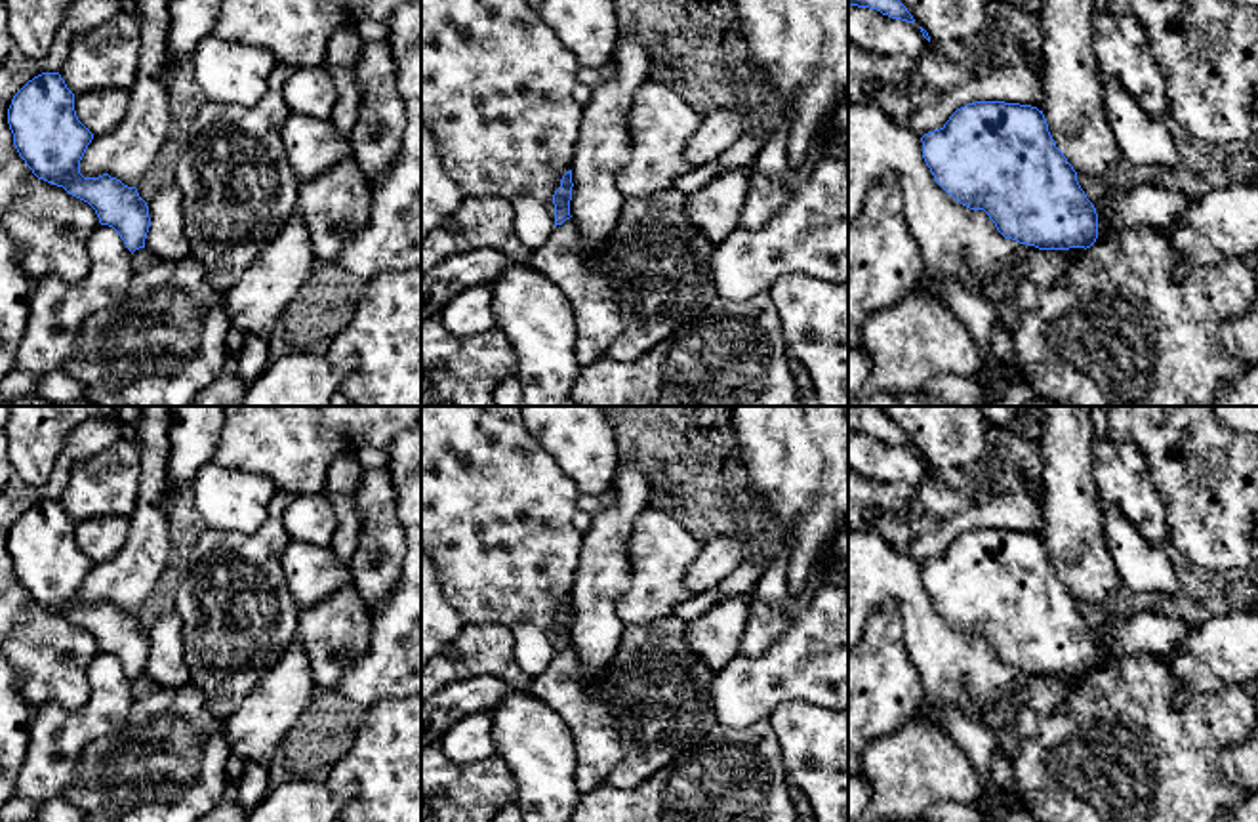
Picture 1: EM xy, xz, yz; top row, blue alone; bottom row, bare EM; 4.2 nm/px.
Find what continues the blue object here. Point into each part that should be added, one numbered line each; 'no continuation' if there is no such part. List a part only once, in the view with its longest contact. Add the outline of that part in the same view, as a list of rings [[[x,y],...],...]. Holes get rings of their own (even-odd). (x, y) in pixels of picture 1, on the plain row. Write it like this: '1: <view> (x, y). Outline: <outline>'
no continuation

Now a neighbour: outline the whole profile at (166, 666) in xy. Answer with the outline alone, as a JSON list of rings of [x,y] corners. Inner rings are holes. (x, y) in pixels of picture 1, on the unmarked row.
[[[175,610],[162,614],[149,629],[151,654],[145,675],[160,687],[179,688],[191,683],[185,654],[183,622]]]

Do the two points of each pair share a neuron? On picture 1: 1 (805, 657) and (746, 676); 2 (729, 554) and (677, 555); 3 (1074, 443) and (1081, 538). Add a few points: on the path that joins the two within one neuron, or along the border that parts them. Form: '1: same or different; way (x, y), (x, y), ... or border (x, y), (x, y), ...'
1: same; way (790, 670), (778, 676), (761, 676)
2: different; border (704, 546), (687, 575), (687, 586), (692, 594)
3: same; way (1074, 466), (1074, 515)

